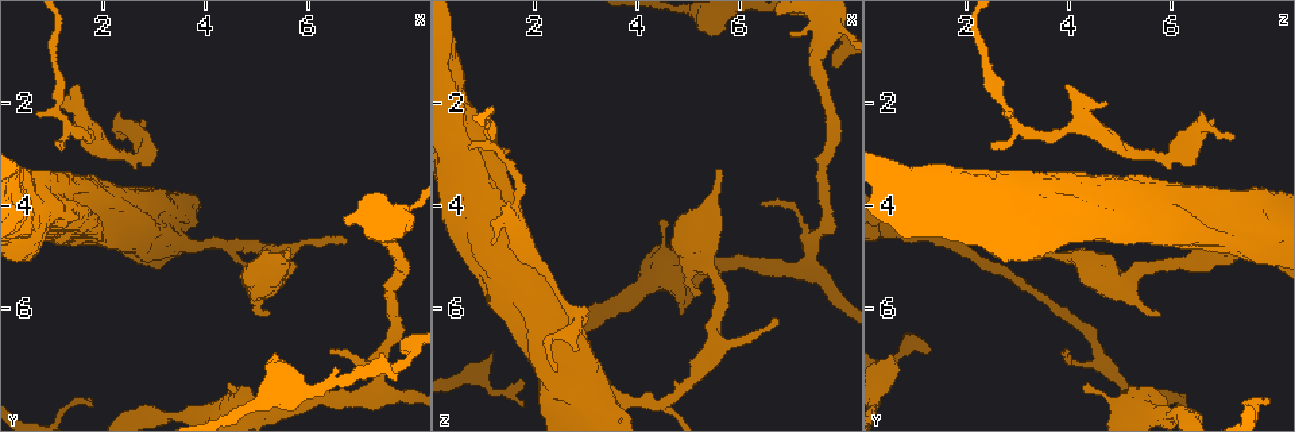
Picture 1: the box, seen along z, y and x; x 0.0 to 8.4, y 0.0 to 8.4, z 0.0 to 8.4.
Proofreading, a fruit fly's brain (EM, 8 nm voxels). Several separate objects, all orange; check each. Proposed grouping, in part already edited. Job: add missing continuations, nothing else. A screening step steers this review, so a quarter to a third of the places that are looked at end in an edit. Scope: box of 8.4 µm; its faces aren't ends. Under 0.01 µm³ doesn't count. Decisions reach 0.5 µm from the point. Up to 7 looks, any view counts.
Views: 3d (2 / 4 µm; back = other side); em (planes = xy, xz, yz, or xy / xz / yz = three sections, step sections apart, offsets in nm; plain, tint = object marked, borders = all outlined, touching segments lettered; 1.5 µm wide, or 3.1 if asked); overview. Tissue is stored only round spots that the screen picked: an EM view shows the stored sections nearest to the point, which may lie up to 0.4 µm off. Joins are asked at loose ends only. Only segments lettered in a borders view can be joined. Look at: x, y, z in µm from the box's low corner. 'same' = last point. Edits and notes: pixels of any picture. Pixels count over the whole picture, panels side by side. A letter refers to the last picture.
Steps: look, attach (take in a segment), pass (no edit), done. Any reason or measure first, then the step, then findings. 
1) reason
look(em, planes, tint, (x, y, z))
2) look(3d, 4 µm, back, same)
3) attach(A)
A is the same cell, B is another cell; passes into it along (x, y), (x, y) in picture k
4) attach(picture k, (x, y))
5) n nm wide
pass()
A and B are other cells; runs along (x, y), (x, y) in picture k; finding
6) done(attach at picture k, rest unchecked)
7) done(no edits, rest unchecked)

an open end
look(3d, 4 µm, (5.25, 6.05, 5.70))

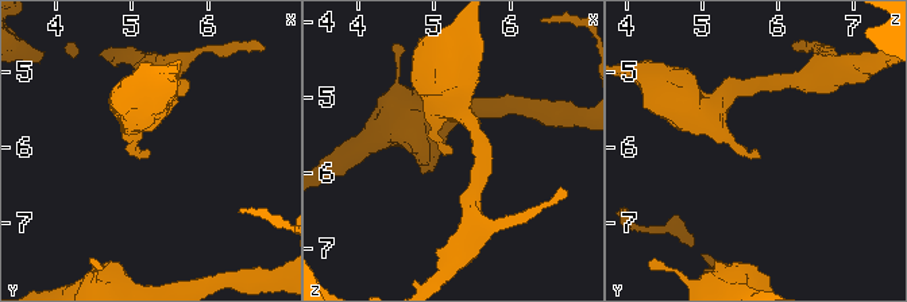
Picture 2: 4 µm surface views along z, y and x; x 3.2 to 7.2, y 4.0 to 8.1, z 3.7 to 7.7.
shape alone is not enough
look(em, xy, step 8, tint, (5.25, 6.05, 5.70))

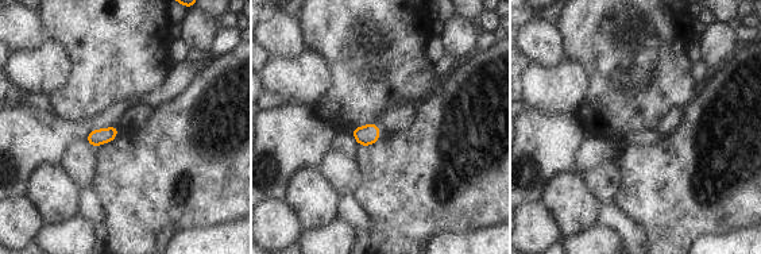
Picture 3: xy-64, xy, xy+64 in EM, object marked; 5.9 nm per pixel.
look(em, planes, borders, same)

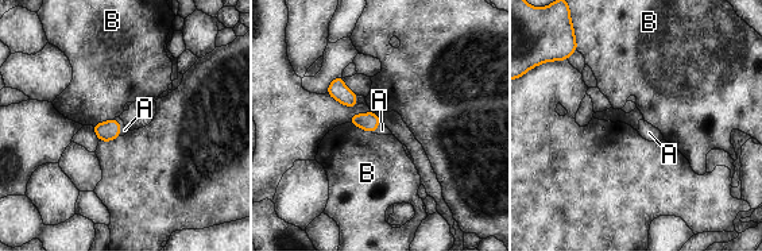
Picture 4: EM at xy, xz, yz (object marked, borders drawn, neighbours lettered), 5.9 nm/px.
attach(picture 4, (382, 130))
A is the same cell, B is another cell; passes into it along (370, 122), (376, 128), (382, 130) in picture 4; the neuron continues

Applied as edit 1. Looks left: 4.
look(overview)

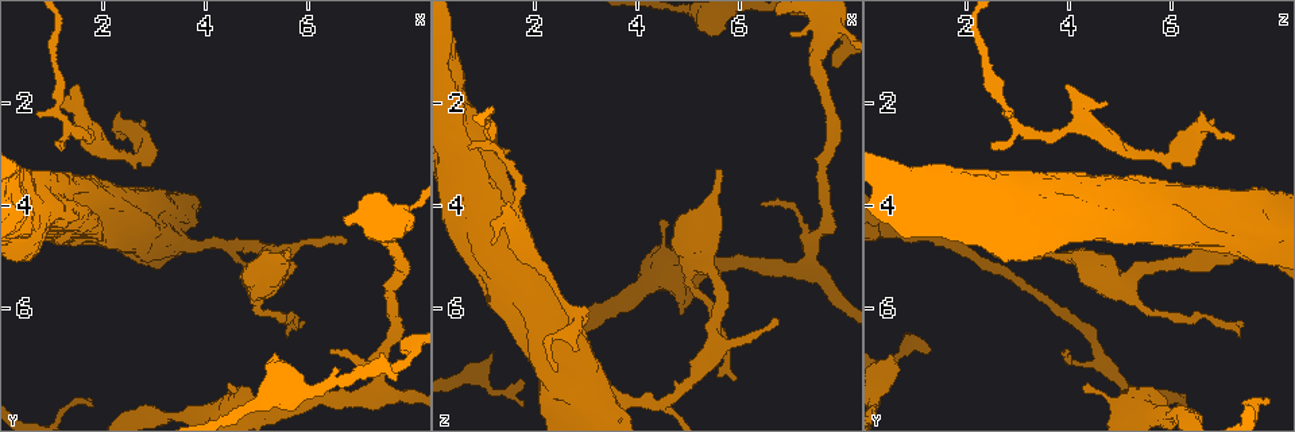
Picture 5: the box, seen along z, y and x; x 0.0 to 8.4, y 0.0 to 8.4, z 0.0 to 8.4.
look(3d, 2 µm, (1.20, 2.90, 2.50))

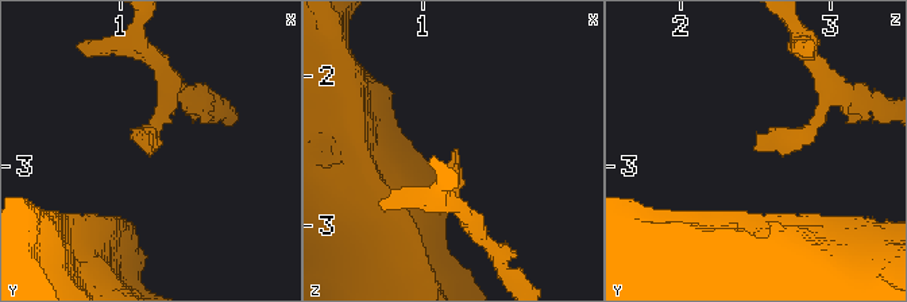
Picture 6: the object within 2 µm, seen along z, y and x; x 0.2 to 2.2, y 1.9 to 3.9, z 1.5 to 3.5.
look(em, planes, borders, (1.20, 2.92, 2.52))

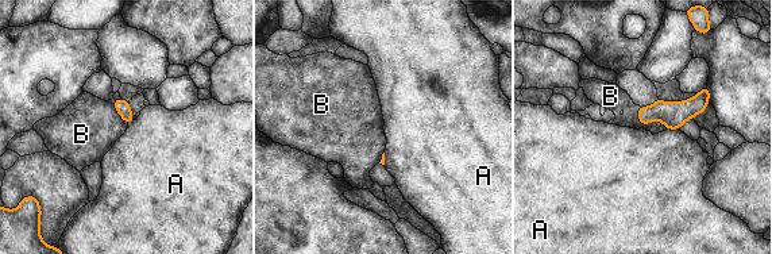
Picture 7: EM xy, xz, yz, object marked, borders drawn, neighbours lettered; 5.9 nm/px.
pass()
A and B are other cells; border along (667, 129), (678, 130) in picture 7; no lettered segment goes on from it

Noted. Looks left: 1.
done(attach at picture 4, rest unchecked)

